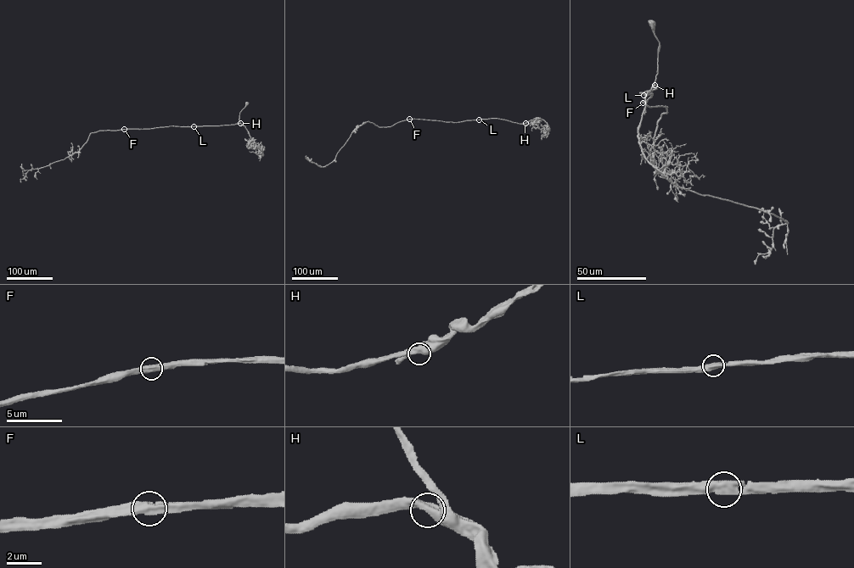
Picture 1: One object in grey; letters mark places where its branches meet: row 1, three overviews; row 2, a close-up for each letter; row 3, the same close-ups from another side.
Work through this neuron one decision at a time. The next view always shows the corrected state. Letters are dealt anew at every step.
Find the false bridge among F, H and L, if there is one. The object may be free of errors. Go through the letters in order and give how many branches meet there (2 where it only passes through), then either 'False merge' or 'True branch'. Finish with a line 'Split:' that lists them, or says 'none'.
F: Branches: 2. True branch
H: Branches: 2. True branch
L: Branches: 2. True branch
Split: none

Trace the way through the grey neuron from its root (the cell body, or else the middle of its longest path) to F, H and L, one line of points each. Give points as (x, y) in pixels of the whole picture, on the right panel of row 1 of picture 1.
F: (652, 23), (654, 34), (659, 43), (658, 73), (654, 84), (656, 88), (640, 92), (653, 93), (643, 103)
H: (652, 23), (654, 34), (659, 43), (654, 85)
L: (652, 23), (654, 34), (659, 43), (658, 73), (654, 84), (656, 88), (640, 92), (643, 95)

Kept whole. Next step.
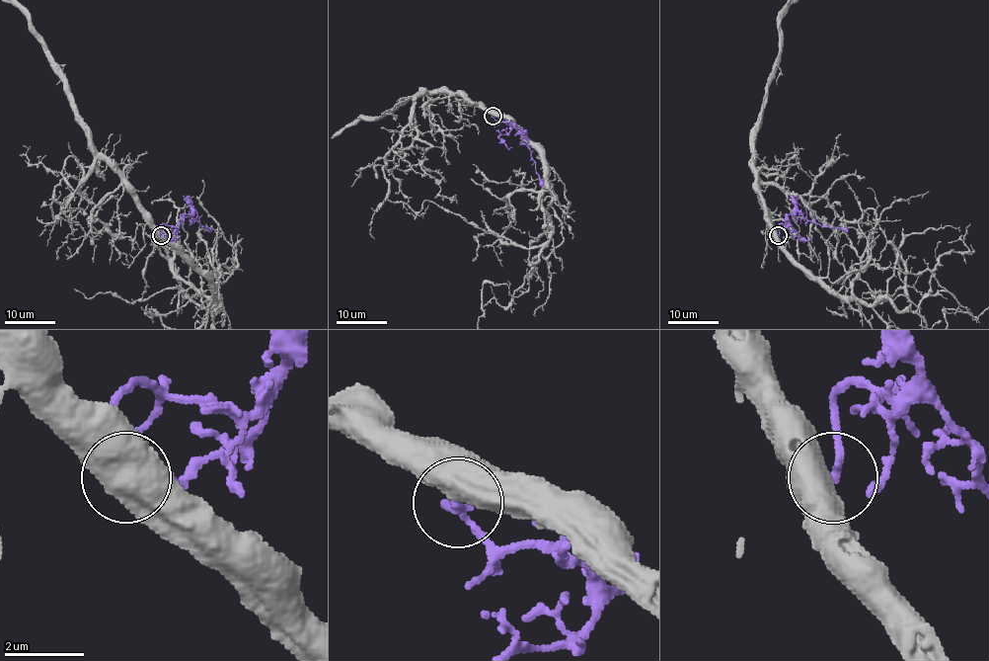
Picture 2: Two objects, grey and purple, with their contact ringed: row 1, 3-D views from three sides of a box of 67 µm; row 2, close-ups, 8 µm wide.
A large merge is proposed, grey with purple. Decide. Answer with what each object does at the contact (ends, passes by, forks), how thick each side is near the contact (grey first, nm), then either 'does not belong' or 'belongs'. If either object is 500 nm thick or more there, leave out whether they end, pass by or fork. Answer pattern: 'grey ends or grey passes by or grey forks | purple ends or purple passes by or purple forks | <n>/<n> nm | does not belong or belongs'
800/200 nm | does not belong

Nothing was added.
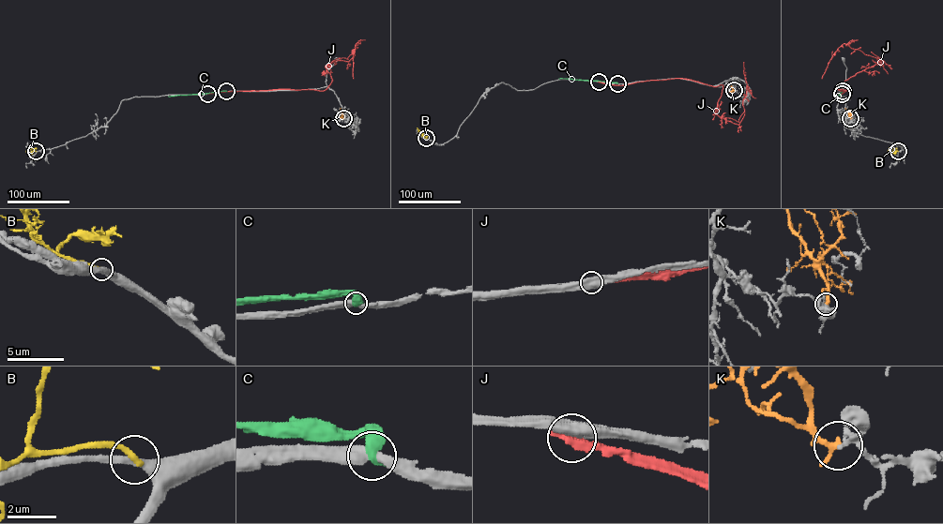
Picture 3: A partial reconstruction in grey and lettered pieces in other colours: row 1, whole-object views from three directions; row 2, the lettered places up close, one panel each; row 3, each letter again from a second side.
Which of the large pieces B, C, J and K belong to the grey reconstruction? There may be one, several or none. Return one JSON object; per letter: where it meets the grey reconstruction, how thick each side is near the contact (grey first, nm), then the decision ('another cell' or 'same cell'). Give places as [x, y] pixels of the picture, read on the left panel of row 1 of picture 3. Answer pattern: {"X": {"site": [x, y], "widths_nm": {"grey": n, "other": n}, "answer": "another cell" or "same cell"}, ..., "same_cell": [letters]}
{"B": {"site": [36, 151], "widths_nm": {"grey": 320, "other": 220}, "answer": "another cell"}, "C": {"site": [226, 91], "widths_nm": {"grey": 420, "other": 480}, "answer": "another cell"}, "J": {"site": [207, 94], "widths_nm": {"grey": 550, "other": 460}, "answer": "another cell"}, "K": {"site": [343, 118], "widths_nm": {"grey": 170, "other": 300}, "answer": "another cell"}, "same_cell": []}

